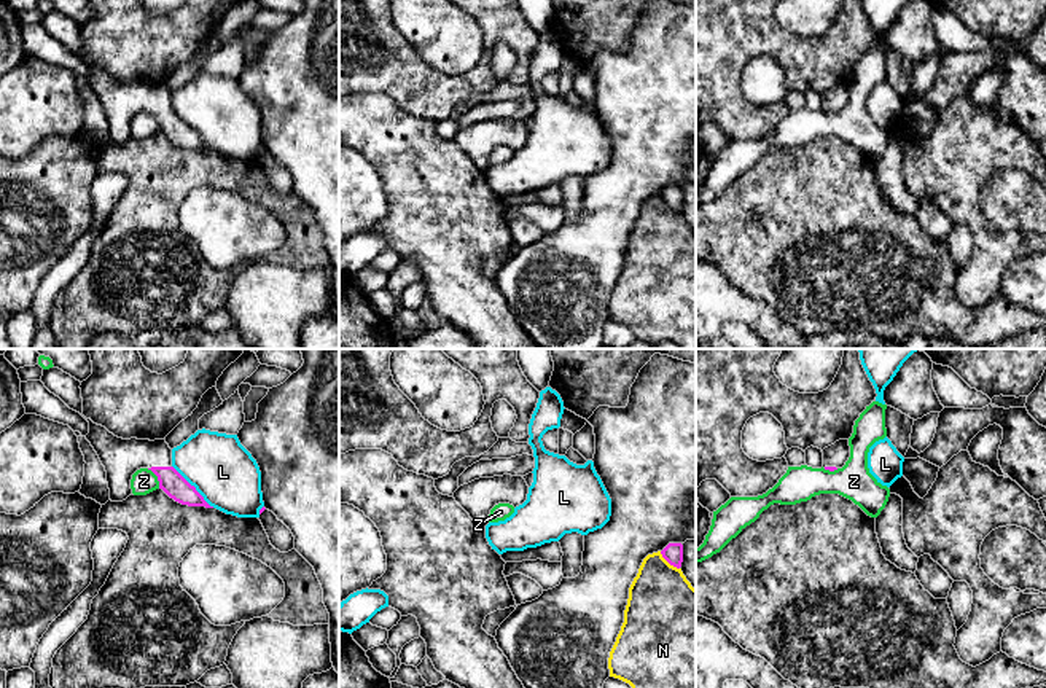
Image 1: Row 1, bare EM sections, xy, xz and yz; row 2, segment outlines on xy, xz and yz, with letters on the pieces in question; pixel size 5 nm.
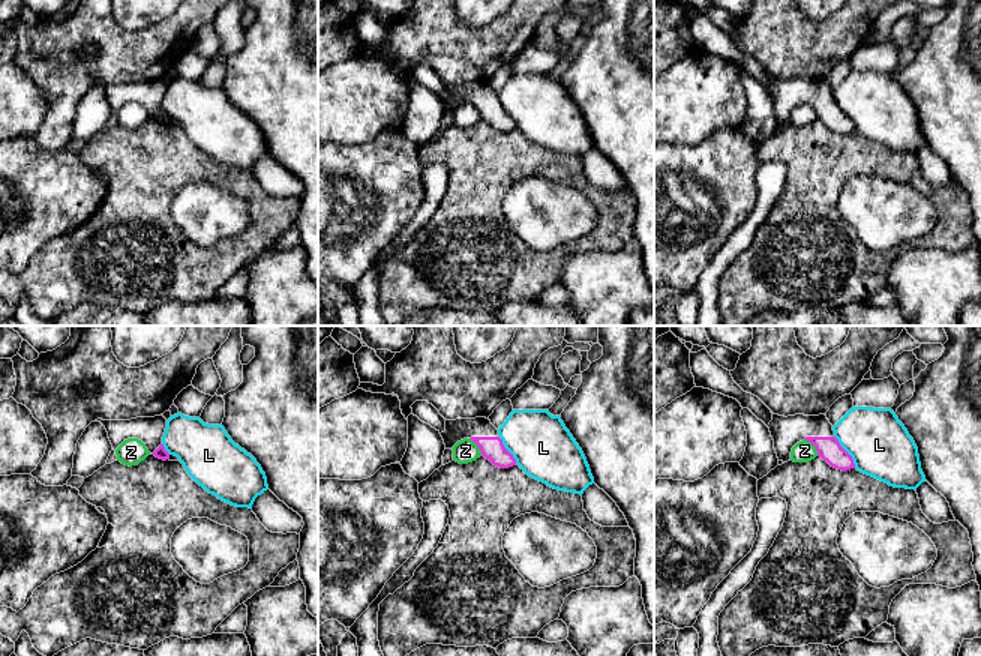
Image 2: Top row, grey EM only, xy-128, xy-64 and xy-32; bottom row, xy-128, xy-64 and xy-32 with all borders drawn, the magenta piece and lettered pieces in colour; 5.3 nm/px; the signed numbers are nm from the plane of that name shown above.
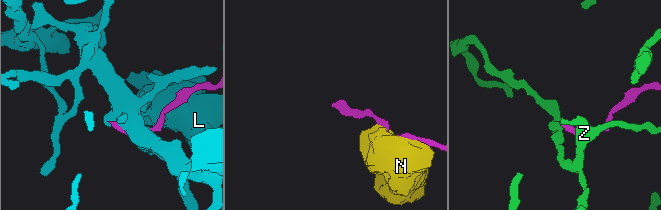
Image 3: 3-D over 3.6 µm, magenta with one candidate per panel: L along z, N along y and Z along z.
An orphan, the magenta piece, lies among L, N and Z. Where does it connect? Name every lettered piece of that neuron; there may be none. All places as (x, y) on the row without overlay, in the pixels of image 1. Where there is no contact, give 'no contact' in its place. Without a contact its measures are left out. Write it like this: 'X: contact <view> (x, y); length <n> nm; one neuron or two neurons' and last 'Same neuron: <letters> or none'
L: contact xy (195, 131); length 300 nm; two neurons
N: contact xz (669, 206); length 140 nm; two neurons
Z: contact xy (158, 121); length 120 nm; two neurons
Same neuron: none

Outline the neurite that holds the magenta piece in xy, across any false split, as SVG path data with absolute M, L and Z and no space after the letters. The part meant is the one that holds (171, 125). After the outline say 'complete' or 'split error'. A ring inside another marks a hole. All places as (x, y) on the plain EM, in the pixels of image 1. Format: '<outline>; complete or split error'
M91 62L86 83L97 96L107 115L111 145L123 145L132 139L131 123L140 111L151 113L170 142L188 150L210 150L204 140L174 110L172 92L166 83L123 83Z; split error

